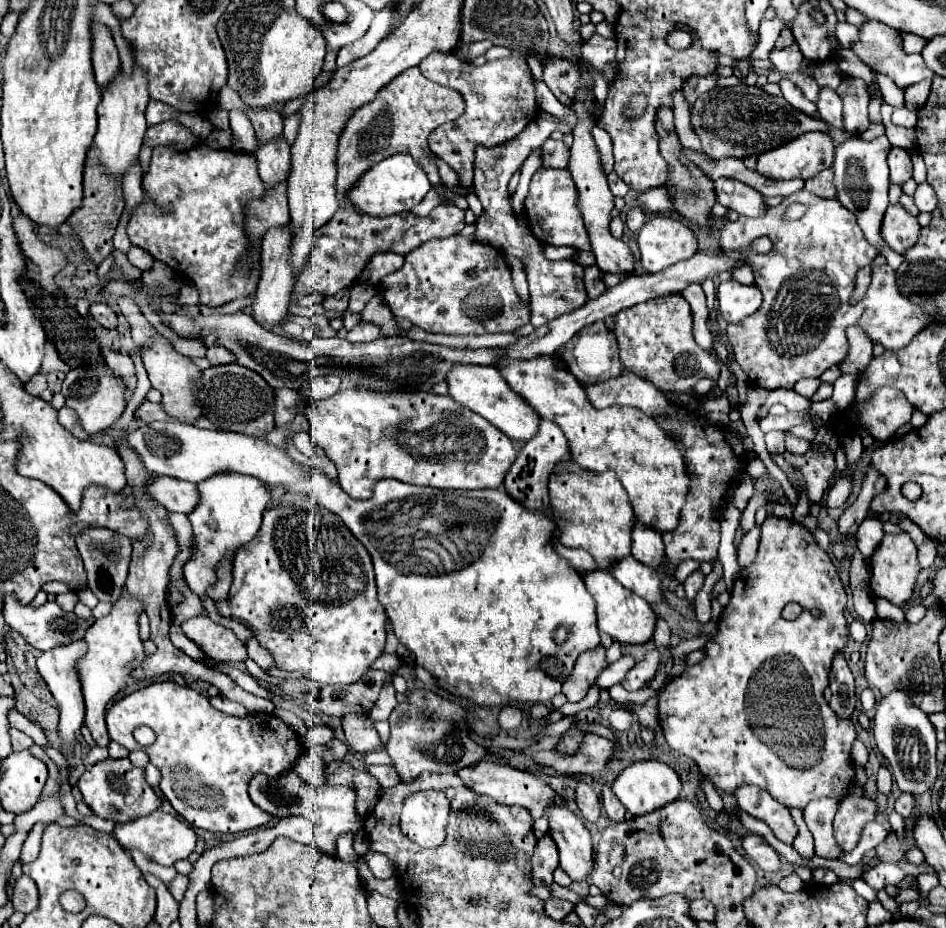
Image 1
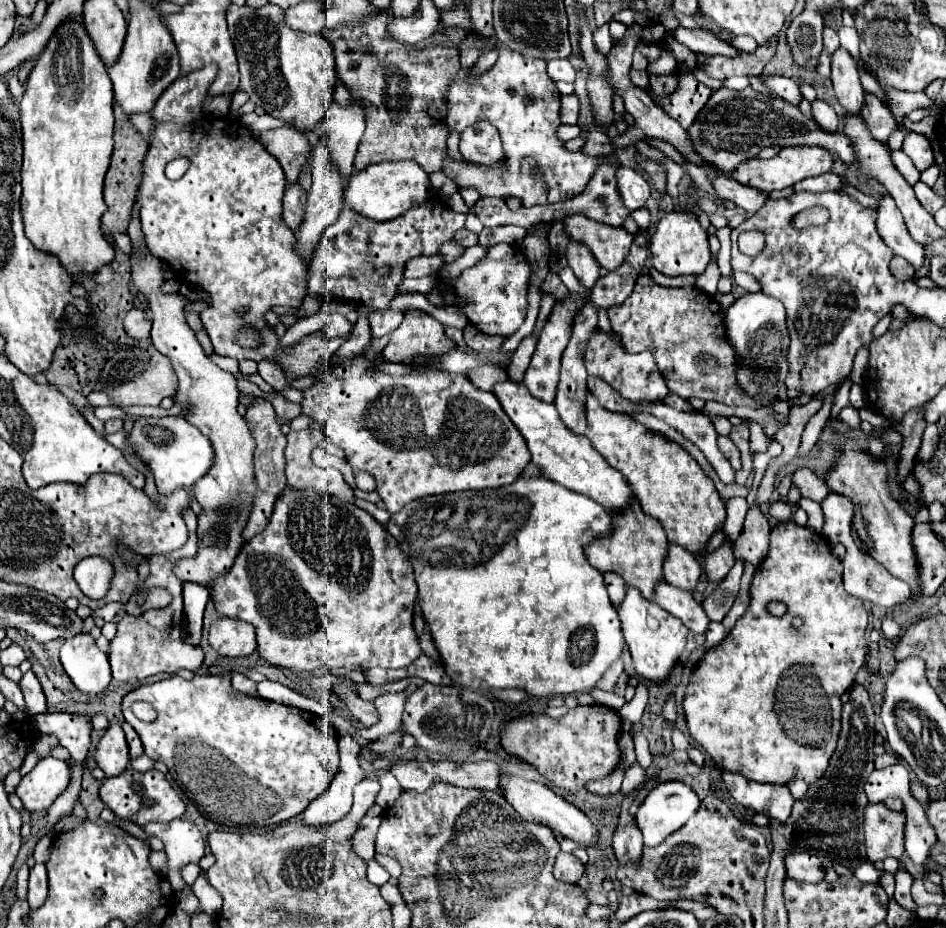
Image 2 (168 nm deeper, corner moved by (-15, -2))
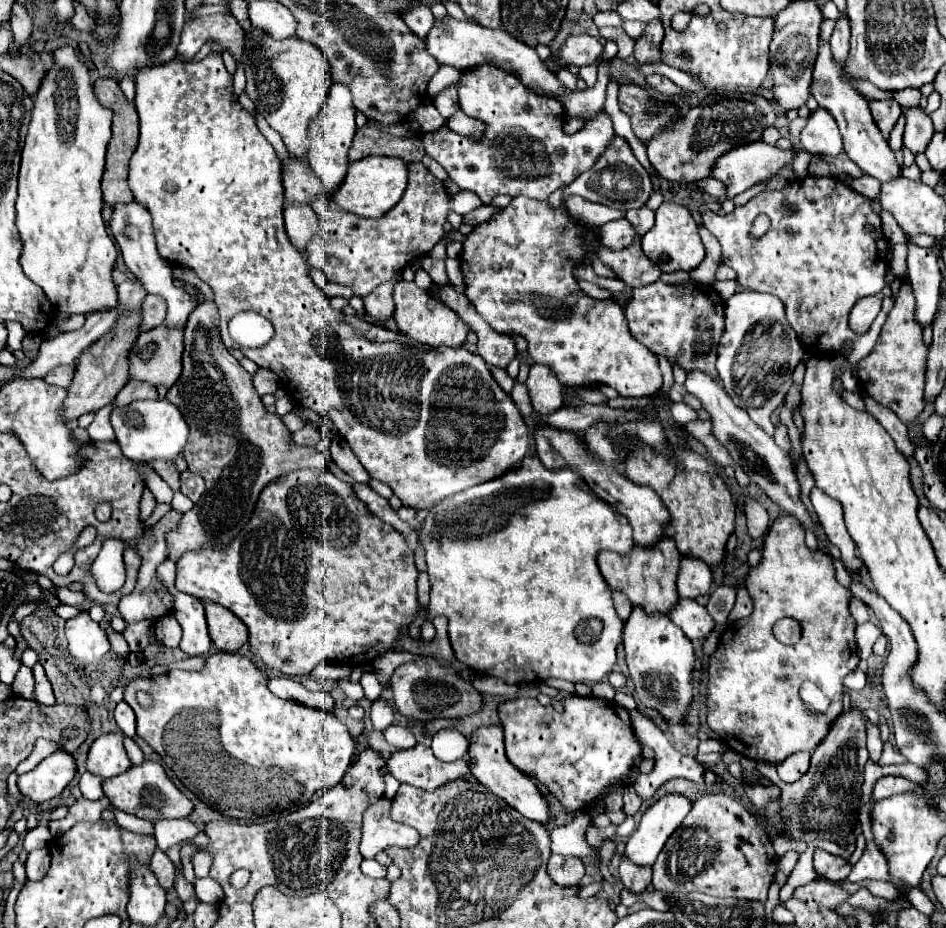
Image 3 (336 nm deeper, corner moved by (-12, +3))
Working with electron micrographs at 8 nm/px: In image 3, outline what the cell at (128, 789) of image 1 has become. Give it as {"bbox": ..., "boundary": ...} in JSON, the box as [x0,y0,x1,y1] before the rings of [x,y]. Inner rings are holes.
{"bbox":[103,760,193,822],"boundary":[[[145,760],[141,766],[131,766],[119,776],[103,780],[103,792],[115,808],[149,822],[161,818],[187,818],[193,810],[191,800],[181,790],[177,790],[177,786],[165,774],[163,766],[151,760]]]}

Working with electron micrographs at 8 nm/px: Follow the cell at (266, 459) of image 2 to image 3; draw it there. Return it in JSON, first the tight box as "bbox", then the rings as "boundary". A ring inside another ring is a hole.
{"bbox":[253,368,279,396],"boundary":[[[259,368],[253,376],[253,388],[255,388],[257,396],[275,394],[279,388],[279,378],[273,372],[269,372],[267,368]]]}

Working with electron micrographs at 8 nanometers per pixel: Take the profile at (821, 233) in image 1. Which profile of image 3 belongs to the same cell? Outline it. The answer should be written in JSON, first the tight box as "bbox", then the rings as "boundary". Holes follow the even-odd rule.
{"bbox":[701,176,889,366],"boundary":[[[807,176],[803,180],[795,180],[793,184],[785,186],[779,192],[761,192],[739,210],[735,208],[731,214],[717,214],[713,210],[705,210],[701,214],[701,222],[719,240],[723,248],[721,262],[737,272],[737,284],[741,288],[755,292],[769,292],[783,300],[787,310],[787,322],[793,326],[803,346],[805,342],[809,342],[819,352],[841,354],[851,366],[855,366],[873,350],[877,342],[877,338],[873,338],[873,326],[879,328],[885,322],[889,312],[889,302],[885,300],[883,310],[879,312],[867,334],[857,336],[847,324],[849,310],[859,298],[879,294],[885,288],[887,258],[879,254],[877,242],[887,242],[887,240],[881,230],[881,218],[873,210],[869,198],[857,194],[837,178]],[[761,212],[771,218],[771,228],[763,238],[753,240],[749,236],[749,228],[755,216]]]}

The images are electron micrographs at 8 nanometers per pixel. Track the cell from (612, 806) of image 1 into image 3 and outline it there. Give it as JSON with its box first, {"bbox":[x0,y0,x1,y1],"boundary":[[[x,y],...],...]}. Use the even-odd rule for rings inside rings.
{"bbox":[619,854,651,892],"boundary":[[[621,854],[619,878],[627,890],[643,892],[651,882],[651,868],[641,868],[637,864],[629,864],[629,860],[625,860],[625,854]]]}

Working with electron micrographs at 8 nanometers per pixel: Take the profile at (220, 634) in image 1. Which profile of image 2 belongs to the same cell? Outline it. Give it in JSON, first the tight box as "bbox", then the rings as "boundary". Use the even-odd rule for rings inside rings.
{"bbox":[208,617,256,657],"boundary":[[[220,617],[210,625],[208,641],[220,655],[226,657],[246,657],[256,649],[254,627],[230,617]]]}

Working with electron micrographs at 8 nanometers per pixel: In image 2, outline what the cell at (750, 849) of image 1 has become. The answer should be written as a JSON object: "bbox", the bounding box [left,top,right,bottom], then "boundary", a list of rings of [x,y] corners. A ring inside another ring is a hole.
{"bbox":[786,853,826,883],"boundary":[[[792,853],[786,857],[788,877],[806,883],[820,883],[826,875],[822,859],[810,853]]]}

